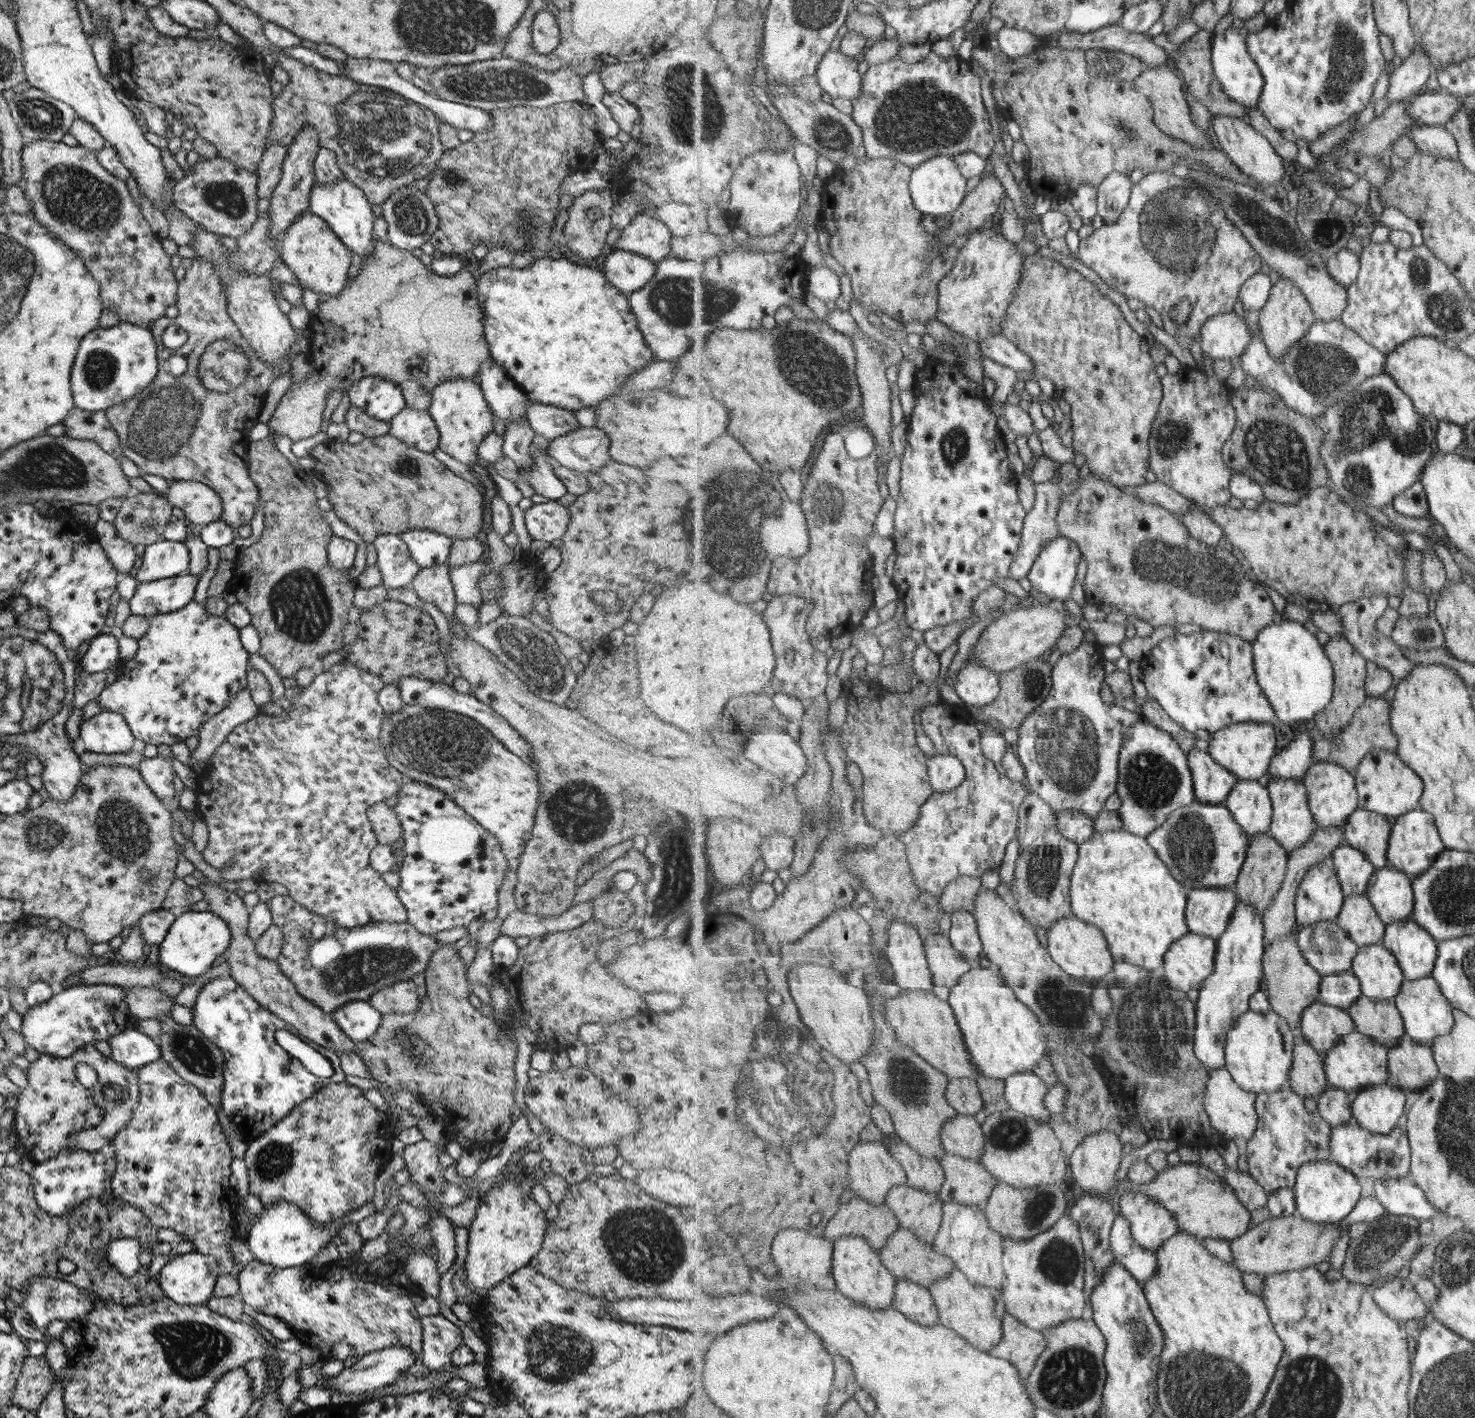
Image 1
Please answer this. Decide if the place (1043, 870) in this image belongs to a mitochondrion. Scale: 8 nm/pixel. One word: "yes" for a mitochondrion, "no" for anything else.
yes

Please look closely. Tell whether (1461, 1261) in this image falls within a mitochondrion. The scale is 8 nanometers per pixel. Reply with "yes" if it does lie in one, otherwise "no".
yes

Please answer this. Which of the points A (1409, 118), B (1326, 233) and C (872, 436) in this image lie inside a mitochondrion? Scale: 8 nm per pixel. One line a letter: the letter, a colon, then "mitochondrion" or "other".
A: other
B: mitochondrion
C: other

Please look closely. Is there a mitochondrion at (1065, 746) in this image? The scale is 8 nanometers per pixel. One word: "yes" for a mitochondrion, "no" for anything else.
yes

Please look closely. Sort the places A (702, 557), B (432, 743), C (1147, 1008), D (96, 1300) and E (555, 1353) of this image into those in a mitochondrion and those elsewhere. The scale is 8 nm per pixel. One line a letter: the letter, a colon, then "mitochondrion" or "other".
A: mitochondrion
B: mitochondrion
C: mitochondrion
D: other
E: mitochondrion

